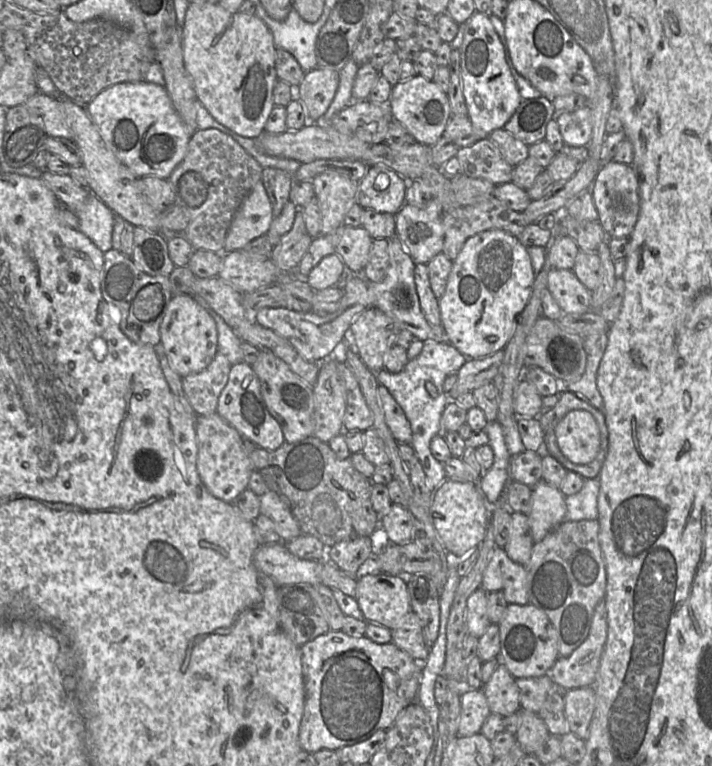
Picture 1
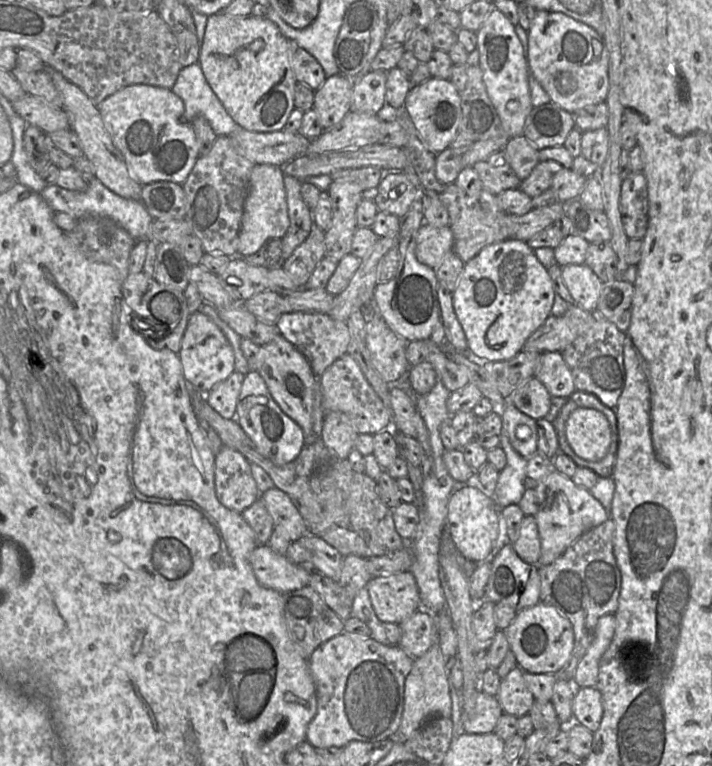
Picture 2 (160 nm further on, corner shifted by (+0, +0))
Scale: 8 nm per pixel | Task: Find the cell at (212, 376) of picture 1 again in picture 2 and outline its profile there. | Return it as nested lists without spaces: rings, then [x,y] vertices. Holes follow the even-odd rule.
[[[234,371],[227,379],[204,393],[205,400],[210,407],[226,419],[234,419],[235,417],[244,376],[240,372]]]

